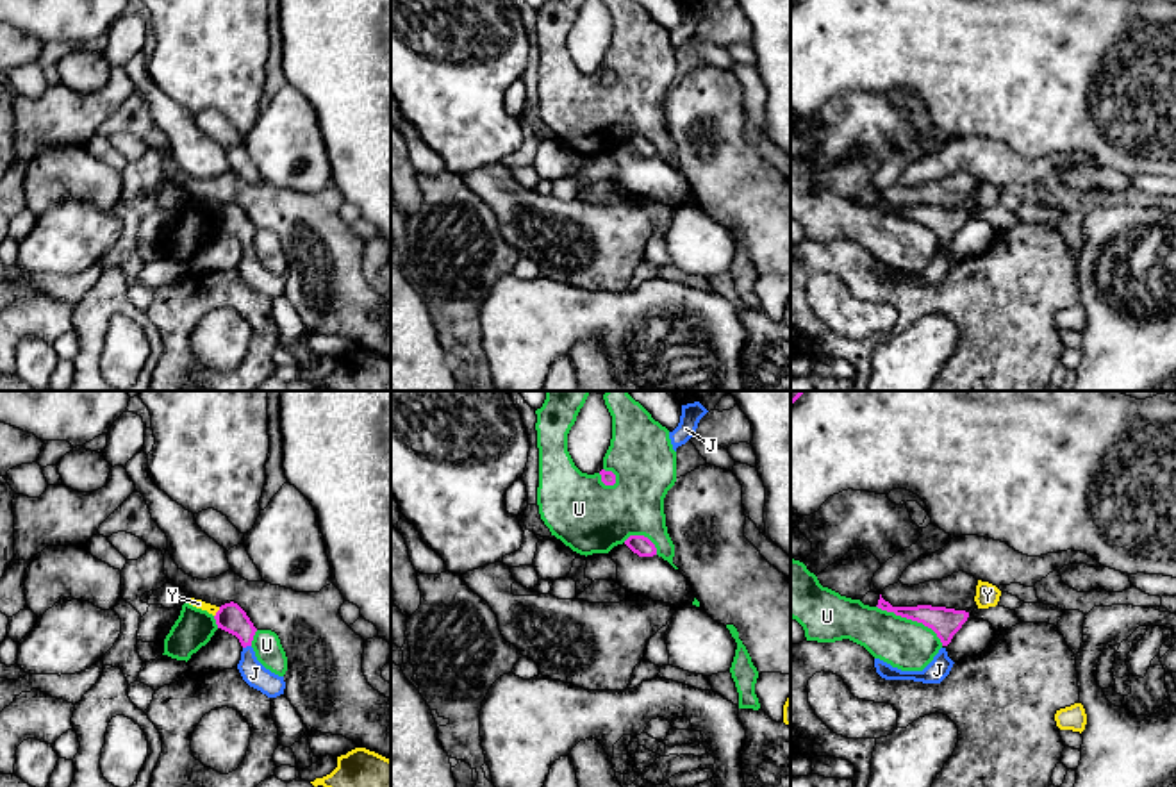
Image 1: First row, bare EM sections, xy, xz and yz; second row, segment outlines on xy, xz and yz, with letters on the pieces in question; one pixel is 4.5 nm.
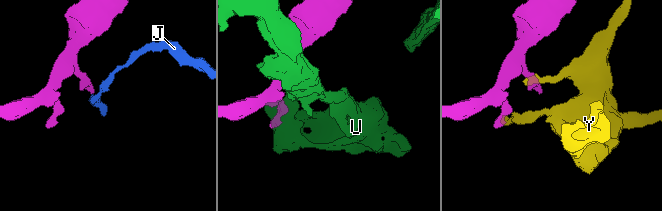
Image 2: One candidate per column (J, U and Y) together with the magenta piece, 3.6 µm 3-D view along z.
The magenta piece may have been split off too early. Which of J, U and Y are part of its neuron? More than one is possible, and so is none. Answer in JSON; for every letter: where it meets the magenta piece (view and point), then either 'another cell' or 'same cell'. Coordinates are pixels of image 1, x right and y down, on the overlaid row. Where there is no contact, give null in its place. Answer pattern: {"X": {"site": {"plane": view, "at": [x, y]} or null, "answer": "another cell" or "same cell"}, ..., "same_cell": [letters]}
{"J": {"site": {"plane": "xy", "at": [247, 645]}, "answer": "same cell"}, "U": {"site": {"plane": "yz", "at": [912, 620]}, "answer": "another cell"}, "Y": {"site": {"plane": "xy", "at": [216, 613]}, "answer": "another cell"}, "same_cell": ["J"]}

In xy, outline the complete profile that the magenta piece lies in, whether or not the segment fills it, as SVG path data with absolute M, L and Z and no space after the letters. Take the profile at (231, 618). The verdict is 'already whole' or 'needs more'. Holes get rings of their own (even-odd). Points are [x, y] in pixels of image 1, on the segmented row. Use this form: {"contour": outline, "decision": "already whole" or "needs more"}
{"contour": "M230 601L219 607L214 619L218 628L236 635L243 646L241 660L237 664L243 680L268 698L284 694L284 676L278 676L266 669L255 657L252 641L257 628L253 626L246 612L237 603Z", "decision": "needs more"}

